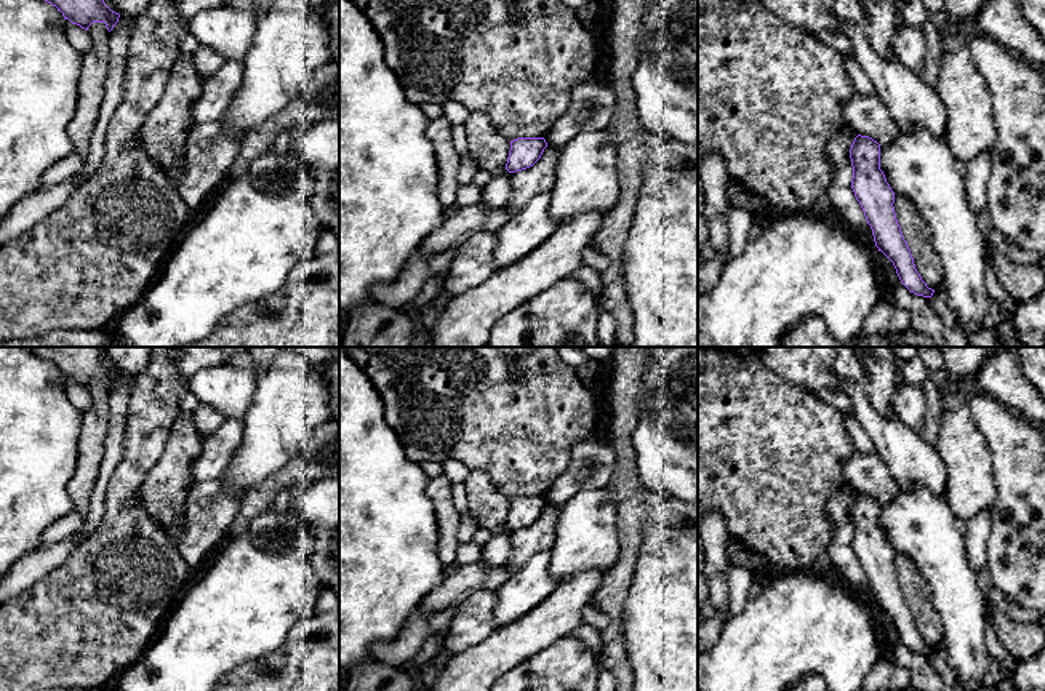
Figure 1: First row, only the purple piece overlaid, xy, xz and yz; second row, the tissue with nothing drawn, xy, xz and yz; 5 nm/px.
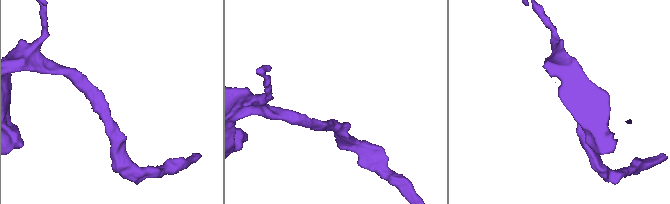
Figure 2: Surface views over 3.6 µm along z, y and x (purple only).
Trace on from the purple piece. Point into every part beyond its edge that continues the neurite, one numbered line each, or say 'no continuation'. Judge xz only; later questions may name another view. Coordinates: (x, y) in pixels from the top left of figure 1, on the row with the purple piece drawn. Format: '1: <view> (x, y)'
no continuation

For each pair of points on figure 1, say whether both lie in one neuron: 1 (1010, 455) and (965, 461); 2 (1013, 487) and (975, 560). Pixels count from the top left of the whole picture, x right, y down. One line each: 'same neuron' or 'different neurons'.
1: different neurons
2: different neurons

